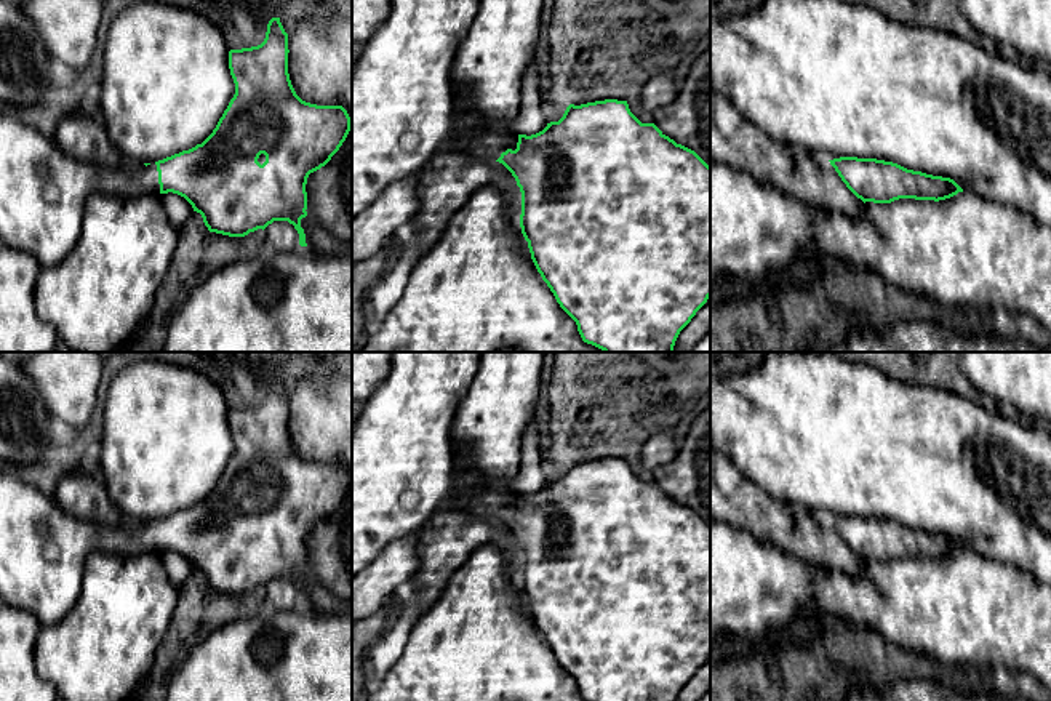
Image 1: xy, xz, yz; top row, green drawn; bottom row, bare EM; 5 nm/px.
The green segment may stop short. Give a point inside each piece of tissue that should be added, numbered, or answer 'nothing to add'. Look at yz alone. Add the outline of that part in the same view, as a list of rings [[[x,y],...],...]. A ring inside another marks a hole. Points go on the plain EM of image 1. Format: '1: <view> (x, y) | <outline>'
nothing to add

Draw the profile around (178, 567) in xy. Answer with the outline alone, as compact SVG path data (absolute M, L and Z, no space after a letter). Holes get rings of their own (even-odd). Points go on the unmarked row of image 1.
M173 551L158 552L158 557L160 557L171 583L176 587L182 586L194 573L192 563L178 552L173 552Z

